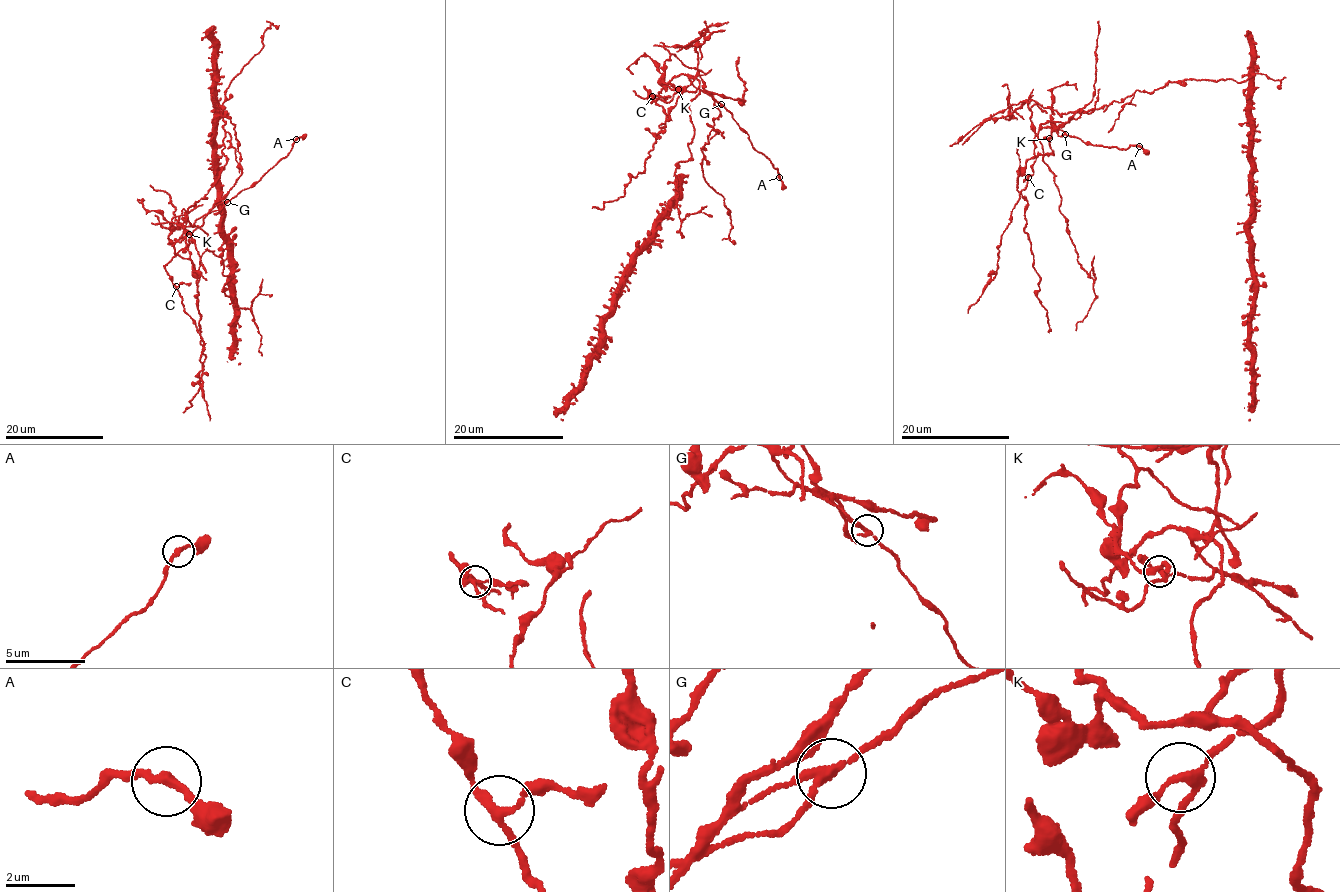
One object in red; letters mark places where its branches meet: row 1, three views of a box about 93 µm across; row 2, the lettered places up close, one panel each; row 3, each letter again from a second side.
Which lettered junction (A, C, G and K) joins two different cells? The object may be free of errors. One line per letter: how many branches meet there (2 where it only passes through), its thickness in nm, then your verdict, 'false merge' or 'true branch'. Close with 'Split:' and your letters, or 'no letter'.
A: branches 2; calibre 240 nm; true branch
C: branches 3; calibre 200 nm; true branch
G: branches 3; calibre 200 nm; false merge
K: branches 3; calibre 200 nm; true branch
Split: G

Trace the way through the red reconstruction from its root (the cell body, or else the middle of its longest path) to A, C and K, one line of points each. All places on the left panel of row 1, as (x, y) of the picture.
A: (222, 115), (222, 150), (226, 161), (206, 195), (216, 205), (259, 180), (289, 153), (296, 139)
C: (222, 115), (226, 163), (206, 194), (213, 209), (193, 232), (188, 246), (165, 266), (176, 286)
K: (222, 115), (226, 163), (206, 194), (213, 209), (189, 234)

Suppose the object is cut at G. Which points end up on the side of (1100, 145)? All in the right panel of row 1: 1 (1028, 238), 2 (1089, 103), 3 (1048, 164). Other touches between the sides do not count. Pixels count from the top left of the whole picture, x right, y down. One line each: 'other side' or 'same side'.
1: other side
2: same side
3: other side

